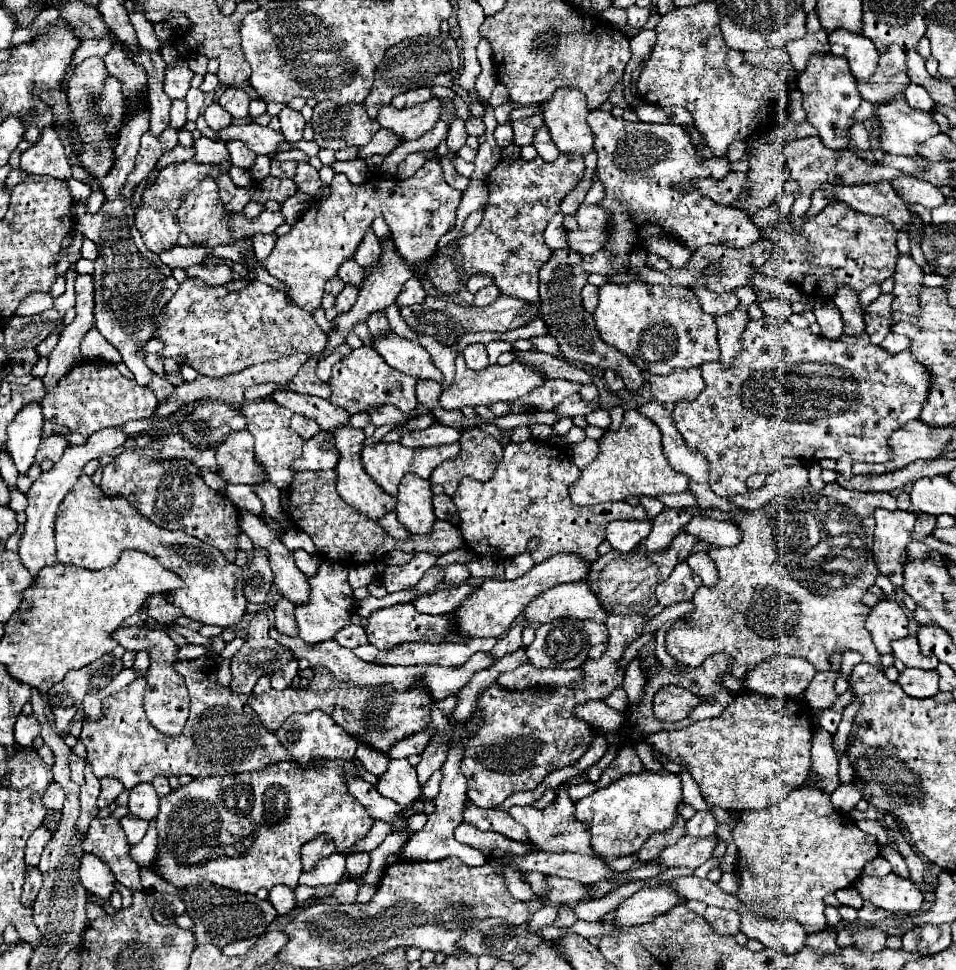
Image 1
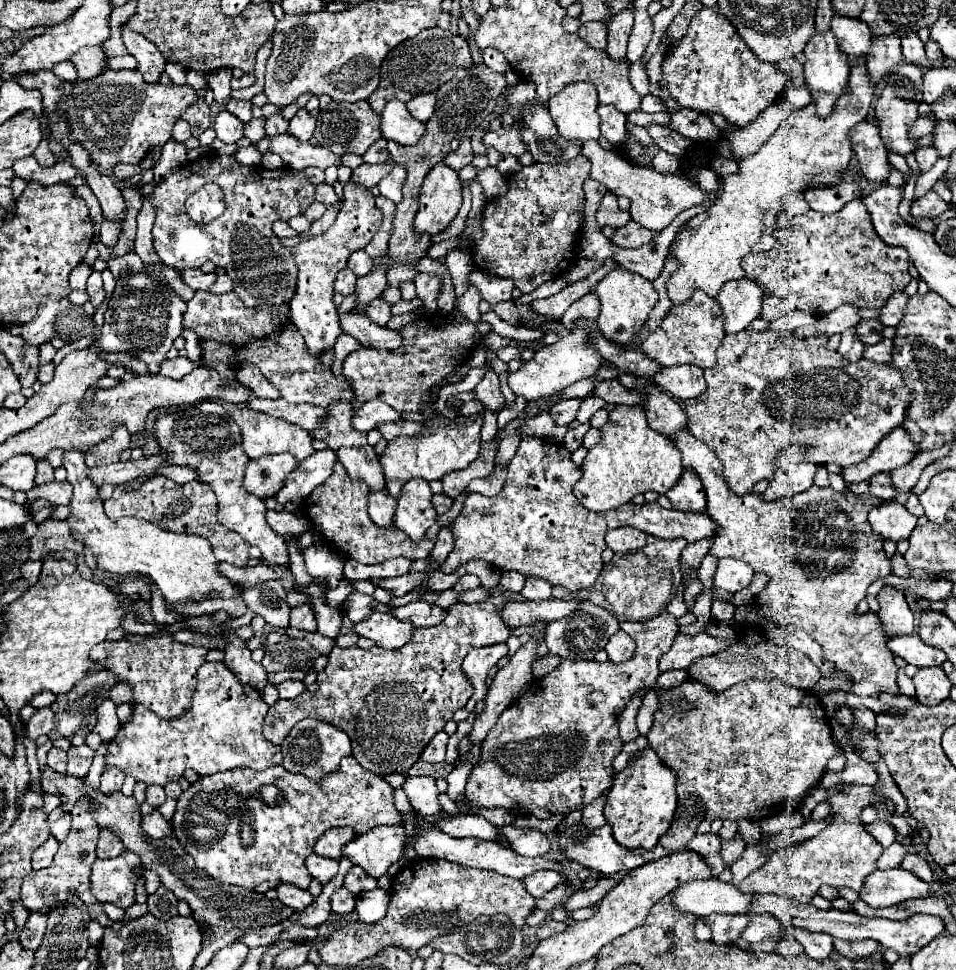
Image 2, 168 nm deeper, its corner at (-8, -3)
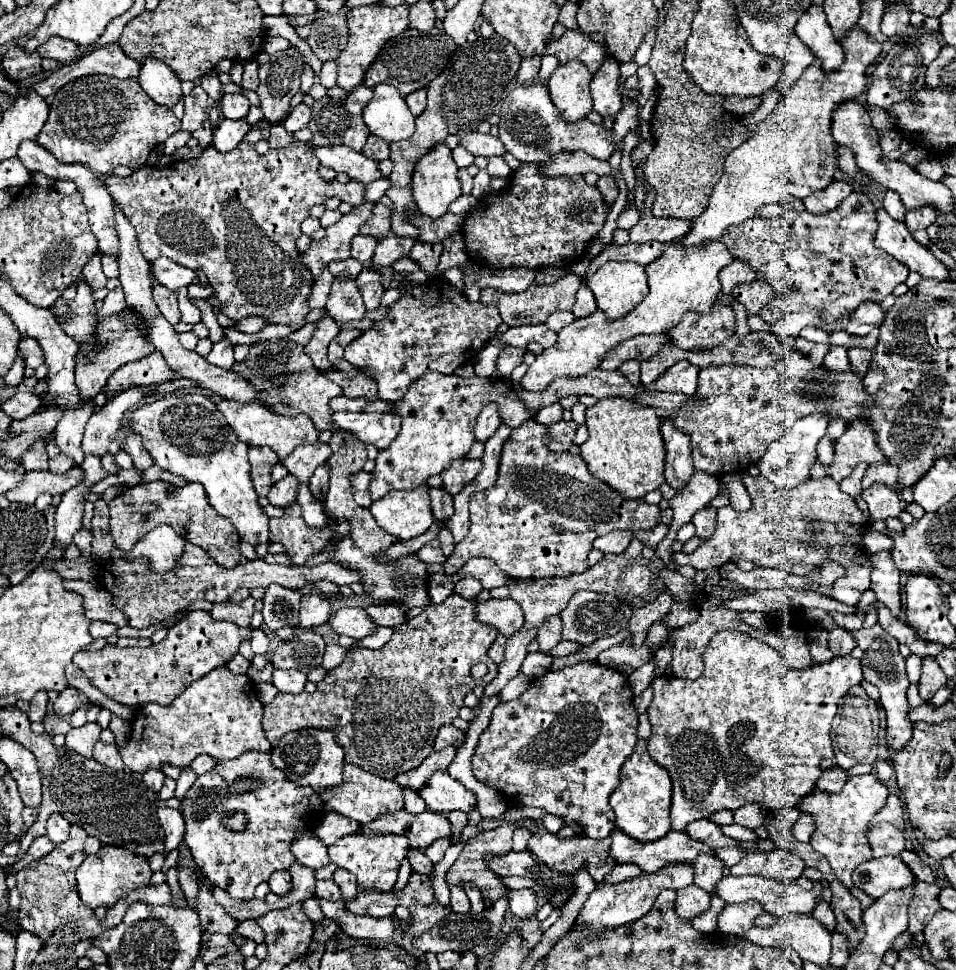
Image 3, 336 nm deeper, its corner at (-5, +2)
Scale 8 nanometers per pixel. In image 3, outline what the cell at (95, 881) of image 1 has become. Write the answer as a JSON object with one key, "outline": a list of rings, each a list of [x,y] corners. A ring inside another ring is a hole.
{"outline":[[[103,846],[95,856],[87,856],[77,868],[77,890],[85,906],[113,906],[121,896],[127,896],[135,888],[145,888],[151,878],[151,868],[143,856],[137,856],[121,846]]]}

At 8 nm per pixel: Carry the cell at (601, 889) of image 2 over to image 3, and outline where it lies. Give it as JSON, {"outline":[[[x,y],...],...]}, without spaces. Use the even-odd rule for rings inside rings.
{"outline":[[[617,864],[617,866],[613,866],[613,872],[609,872],[609,876],[605,876],[605,880],[601,884],[617,884],[617,882],[623,882],[623,880],[639,876],[639,874],[641,874],[641,870],[635,864]]]}

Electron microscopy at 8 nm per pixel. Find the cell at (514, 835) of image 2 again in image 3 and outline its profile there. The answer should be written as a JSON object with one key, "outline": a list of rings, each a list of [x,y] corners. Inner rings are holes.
{"outline":[[[535,832],[535,834],[531,834],[531,838],[527,842],[527,850],[531,854],[535,854],[543,864],[547,864],[549,868],[553,868],[557,872],[573,874],[577,868],[585,866],[587,872],[593,876],[593,880],[601,882],[605,878],[605,874],[609,874],[609,870],[615,866],[615,860],[609,856],[609,844],[611,844],[611,840],[607,840],[607,838],[603,838],[603,840],[593,840],[587,836],[559,838],[557,834],[551,834],[551,832]]]}

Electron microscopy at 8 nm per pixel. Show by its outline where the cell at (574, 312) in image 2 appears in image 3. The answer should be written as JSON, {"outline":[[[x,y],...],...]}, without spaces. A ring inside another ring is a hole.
{"outline":[[[581,286],[575,294],[575,304],[573,304],[573,316],[575,318],[585,318],[589,314],[597,312],[597,302],[593,292],[587,286]]]}

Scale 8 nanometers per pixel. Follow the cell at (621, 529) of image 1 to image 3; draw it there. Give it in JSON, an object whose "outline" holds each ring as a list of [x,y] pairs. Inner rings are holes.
{"outline":[[[609,532],[593,542],[593,548],[601,550],[603,554],[621,554],[629,542],[633,540],[633,532]]]}

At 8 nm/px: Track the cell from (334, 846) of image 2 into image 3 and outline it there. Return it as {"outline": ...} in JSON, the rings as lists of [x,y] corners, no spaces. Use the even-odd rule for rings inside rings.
{"outline":[[[329,812],[323,816],[323,820],[319,822],[319,826],[315,828],[317,838],[327,844],[333,846],[337,840],[341,840],[347,834],[353,834],[359,830],[359,824],[355,820],[349,820],[345,816],[339,816],[335,812]]]}

